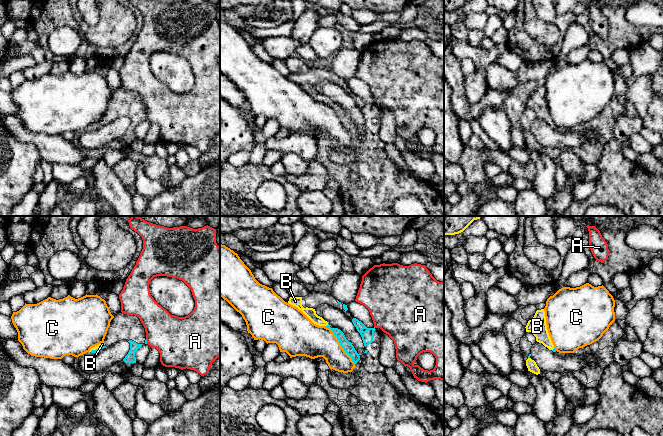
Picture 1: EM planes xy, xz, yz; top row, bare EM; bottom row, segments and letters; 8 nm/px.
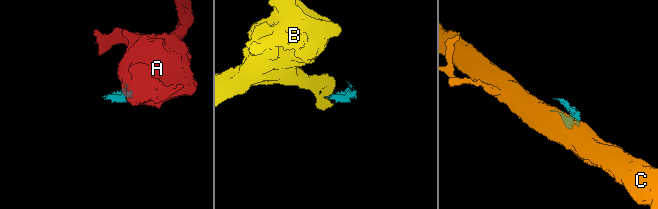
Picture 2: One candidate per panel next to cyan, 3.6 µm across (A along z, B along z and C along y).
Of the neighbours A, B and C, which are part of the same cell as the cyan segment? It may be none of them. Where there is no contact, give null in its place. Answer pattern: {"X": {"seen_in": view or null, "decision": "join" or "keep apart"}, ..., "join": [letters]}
{"A": {"seen_in": "xy", "decision": "keep apart"}, "B": {"seen_in": "xz", "decision": "join"}, "C": {"seen_in": "xz", "decision": "keep apart"}, "join": ["B"]}

